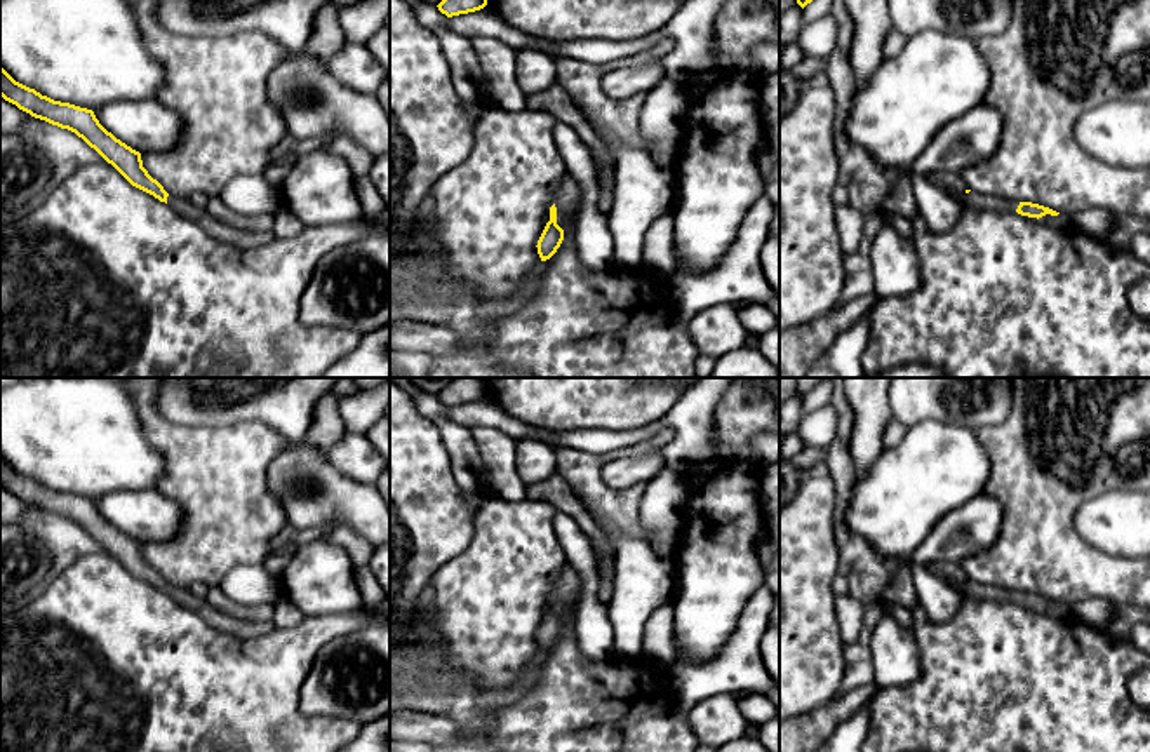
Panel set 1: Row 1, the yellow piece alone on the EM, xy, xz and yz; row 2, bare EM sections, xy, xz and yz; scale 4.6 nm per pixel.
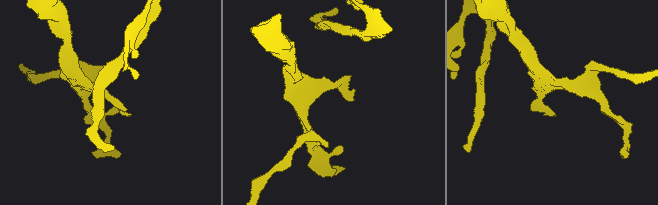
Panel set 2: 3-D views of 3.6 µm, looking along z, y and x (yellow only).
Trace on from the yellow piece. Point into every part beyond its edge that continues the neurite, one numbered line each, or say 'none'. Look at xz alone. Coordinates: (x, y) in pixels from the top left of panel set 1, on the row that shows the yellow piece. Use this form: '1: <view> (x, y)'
1: xz (568, 201)

